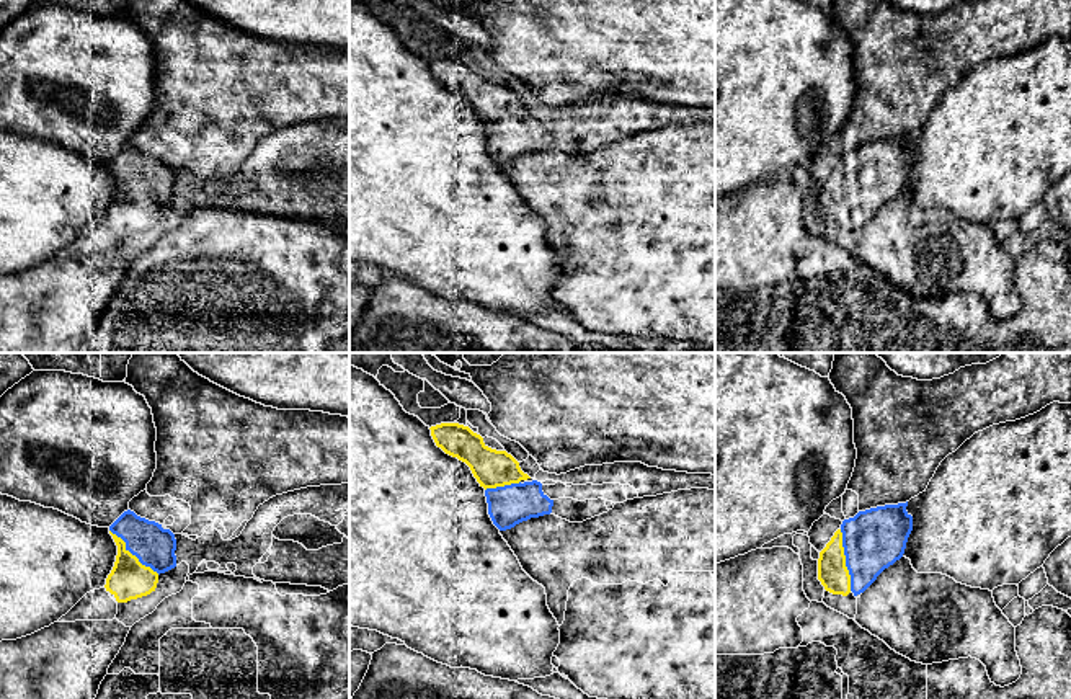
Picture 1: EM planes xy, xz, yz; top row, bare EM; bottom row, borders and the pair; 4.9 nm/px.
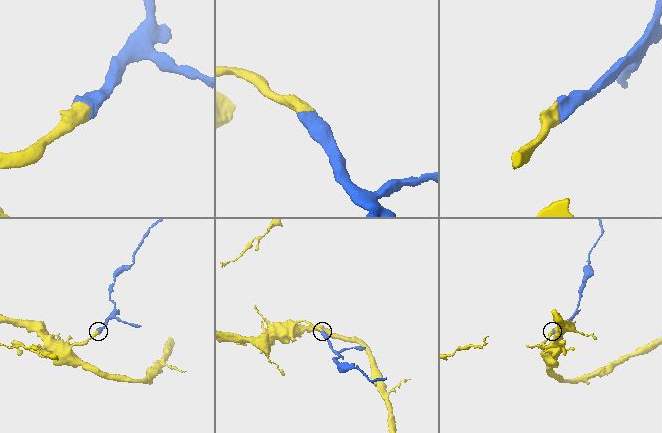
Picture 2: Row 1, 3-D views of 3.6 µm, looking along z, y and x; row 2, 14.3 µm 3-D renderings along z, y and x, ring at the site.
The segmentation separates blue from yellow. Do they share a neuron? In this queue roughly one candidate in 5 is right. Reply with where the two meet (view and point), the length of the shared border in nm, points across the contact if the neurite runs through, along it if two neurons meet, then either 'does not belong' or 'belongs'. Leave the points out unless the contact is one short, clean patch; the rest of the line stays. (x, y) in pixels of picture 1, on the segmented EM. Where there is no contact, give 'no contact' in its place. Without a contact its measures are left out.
contact yz (846, 560); length 300 nm; way yz (874, 539), (846, 560), (833, 574); belongs

